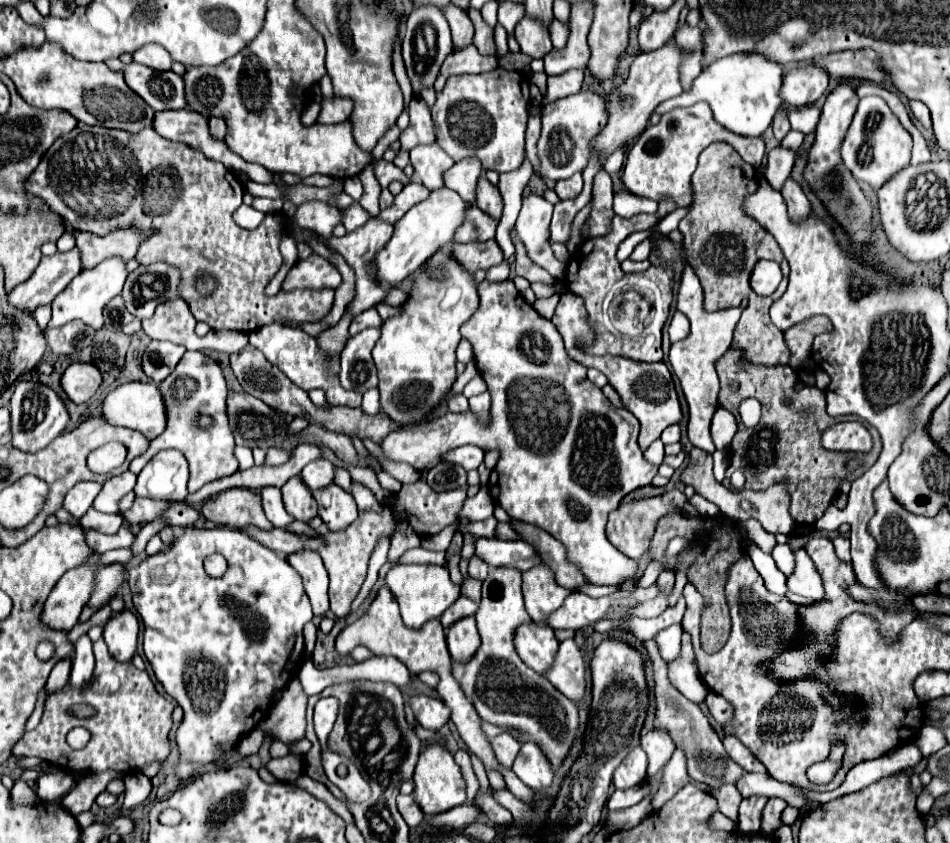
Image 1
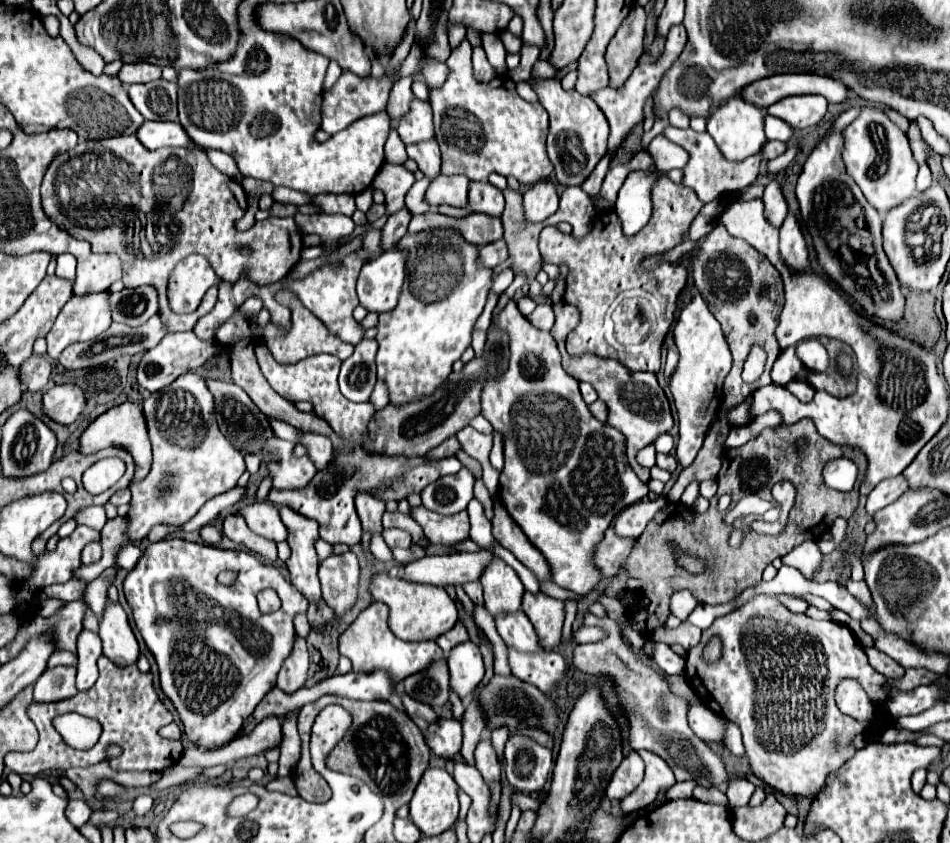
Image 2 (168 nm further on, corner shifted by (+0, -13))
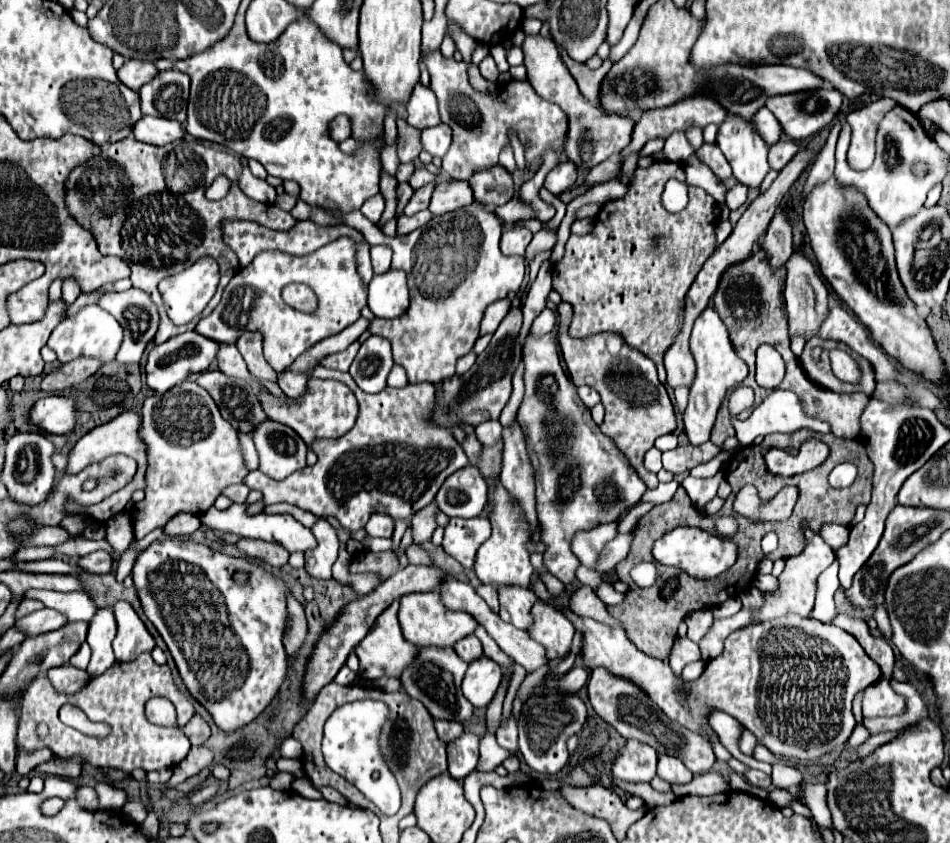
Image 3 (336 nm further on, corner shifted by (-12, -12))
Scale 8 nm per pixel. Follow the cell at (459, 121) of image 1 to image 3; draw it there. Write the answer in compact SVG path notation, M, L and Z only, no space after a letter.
M432 52L424 56L424 62L432 80L430 88L438 98L442 122L448 124L454 132L452 146L448 154L442 158L442 170L450 178L470 180L472 174L496 166L498 154L502 152L502 148L510 146L510 130L514 130L518 140L522 142L528 164L532 162L542 164L542 158L548 148L560 154L558 162L568 160L568 156L564 154L564 138L568 130L566 114L560 110L558 104L542 100L534 92L530 82L510 80L508 100L506 100L502 90L498 90L496 94L490 94L490 92L484 94L472 88L470 76L468 76L468 64L464 60L462 62L456 62L454 58L446 60L440 52Z

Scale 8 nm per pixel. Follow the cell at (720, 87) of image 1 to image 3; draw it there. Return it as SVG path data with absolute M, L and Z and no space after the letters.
M728 114L728 118L720 124L718 136L716 136L716 144L720 146L720 150L724 152L724 156L728 158L734 176L746 184L746 186L760 186L760 182L764 180L766 172L770 170L766 154L768 154L768 146L764 142L764 138L756 132L756 126L752 124L752 120L744 120L742 116L732 116Z

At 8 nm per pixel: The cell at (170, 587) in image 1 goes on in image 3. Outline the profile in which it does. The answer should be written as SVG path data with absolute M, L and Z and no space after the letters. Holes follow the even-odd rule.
M164 538L150 544L136 558L132 580L144 614L166 642L188 692L210 712L214 724L224 732L232 732L250 724L260 712L264 712L278 694L288 672L288 656L282 638L286 634L286 596L290 594L290 588L284 580L248 558L232 558L188 538ZM234 570L250 572L250 582L238 588L232 580Z

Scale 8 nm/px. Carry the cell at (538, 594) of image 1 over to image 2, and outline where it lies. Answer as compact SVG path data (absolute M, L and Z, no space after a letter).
M524 593L522 611L532 621L542 649L554 649L562 637L564 601L552 599L544 593L538 593L538 595Z

